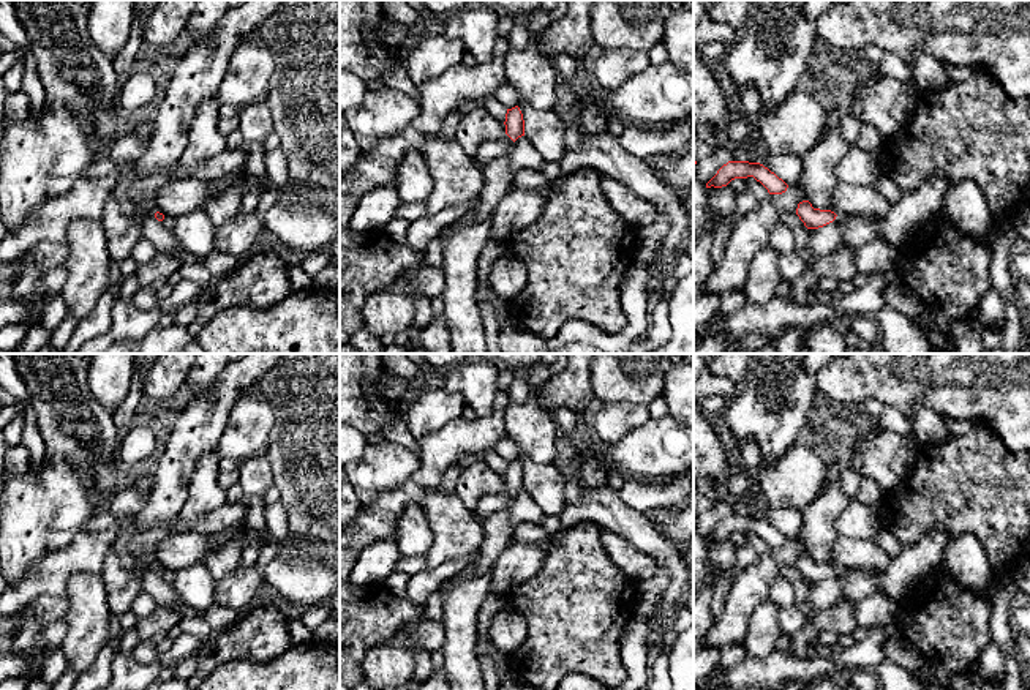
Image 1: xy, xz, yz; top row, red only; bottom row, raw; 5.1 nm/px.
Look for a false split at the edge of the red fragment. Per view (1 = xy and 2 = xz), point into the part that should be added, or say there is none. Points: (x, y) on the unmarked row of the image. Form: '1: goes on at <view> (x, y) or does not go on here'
1: does not go on here
2: does not go on here

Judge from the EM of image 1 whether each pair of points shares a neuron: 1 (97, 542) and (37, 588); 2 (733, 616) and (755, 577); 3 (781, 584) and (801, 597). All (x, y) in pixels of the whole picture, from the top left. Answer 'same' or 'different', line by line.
1: same
2: same
3: different

